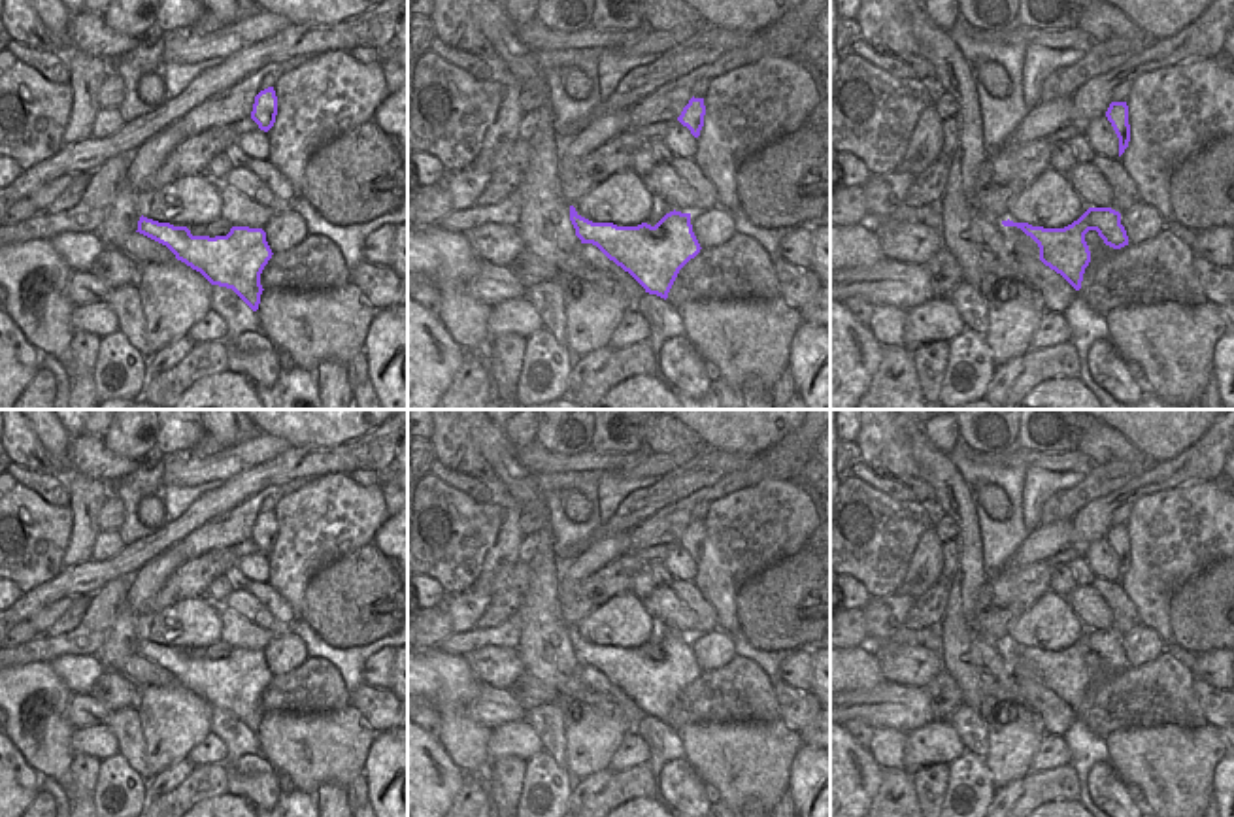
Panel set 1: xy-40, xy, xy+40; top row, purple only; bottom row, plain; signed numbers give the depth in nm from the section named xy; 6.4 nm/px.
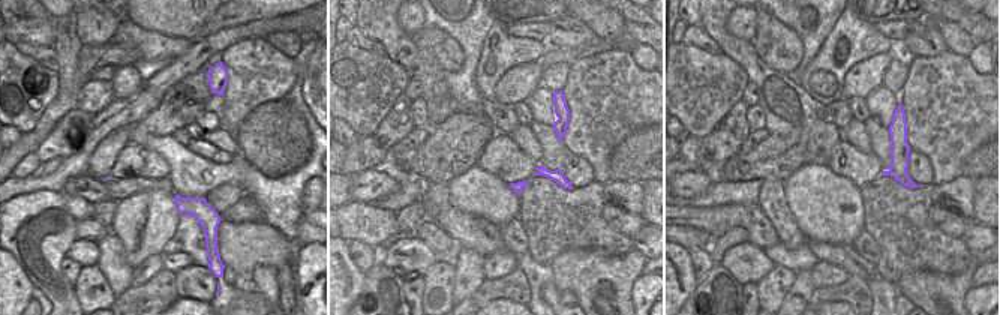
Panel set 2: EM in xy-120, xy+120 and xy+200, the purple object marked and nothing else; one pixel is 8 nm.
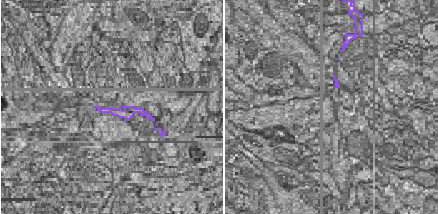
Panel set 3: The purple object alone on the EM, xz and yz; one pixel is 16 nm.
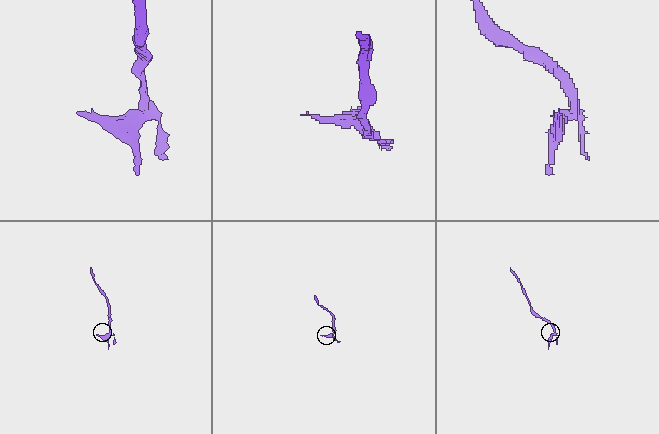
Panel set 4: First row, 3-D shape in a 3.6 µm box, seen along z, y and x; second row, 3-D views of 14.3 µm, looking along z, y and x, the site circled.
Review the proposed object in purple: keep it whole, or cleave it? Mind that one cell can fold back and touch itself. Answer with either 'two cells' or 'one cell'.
two cells

